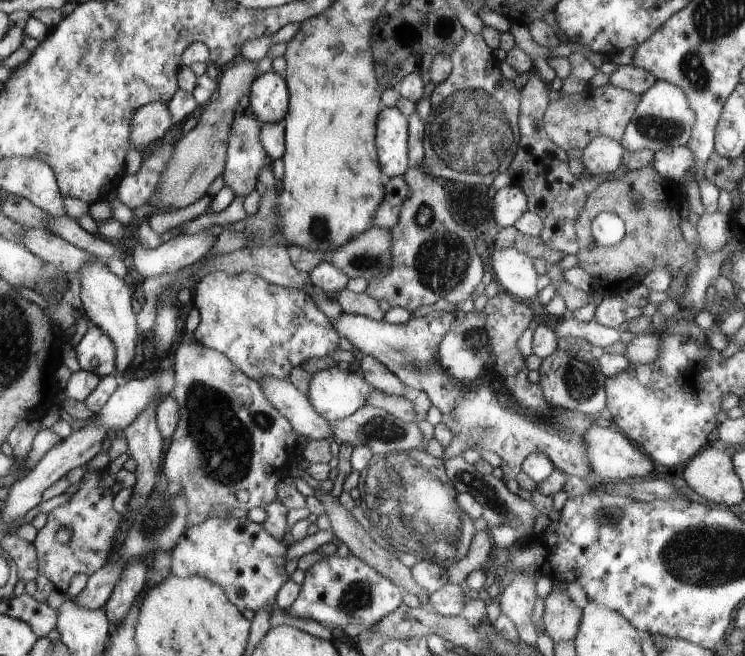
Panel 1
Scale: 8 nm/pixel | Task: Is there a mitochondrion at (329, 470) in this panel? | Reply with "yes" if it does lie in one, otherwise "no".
no

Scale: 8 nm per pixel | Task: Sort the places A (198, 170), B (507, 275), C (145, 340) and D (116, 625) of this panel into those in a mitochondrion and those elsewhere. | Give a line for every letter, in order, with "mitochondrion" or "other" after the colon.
A: mitochondrion
B: other
C: other
D: other

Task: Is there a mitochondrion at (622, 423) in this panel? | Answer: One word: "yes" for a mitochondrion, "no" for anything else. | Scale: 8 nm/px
no

